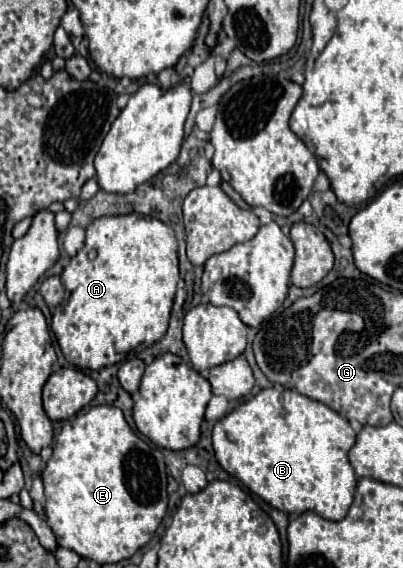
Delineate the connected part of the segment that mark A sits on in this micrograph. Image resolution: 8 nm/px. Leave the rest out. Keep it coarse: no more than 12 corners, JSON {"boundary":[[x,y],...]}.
{"boundary":[[97,217],[50,329],[79,369],[167,333],[175,231]]}

